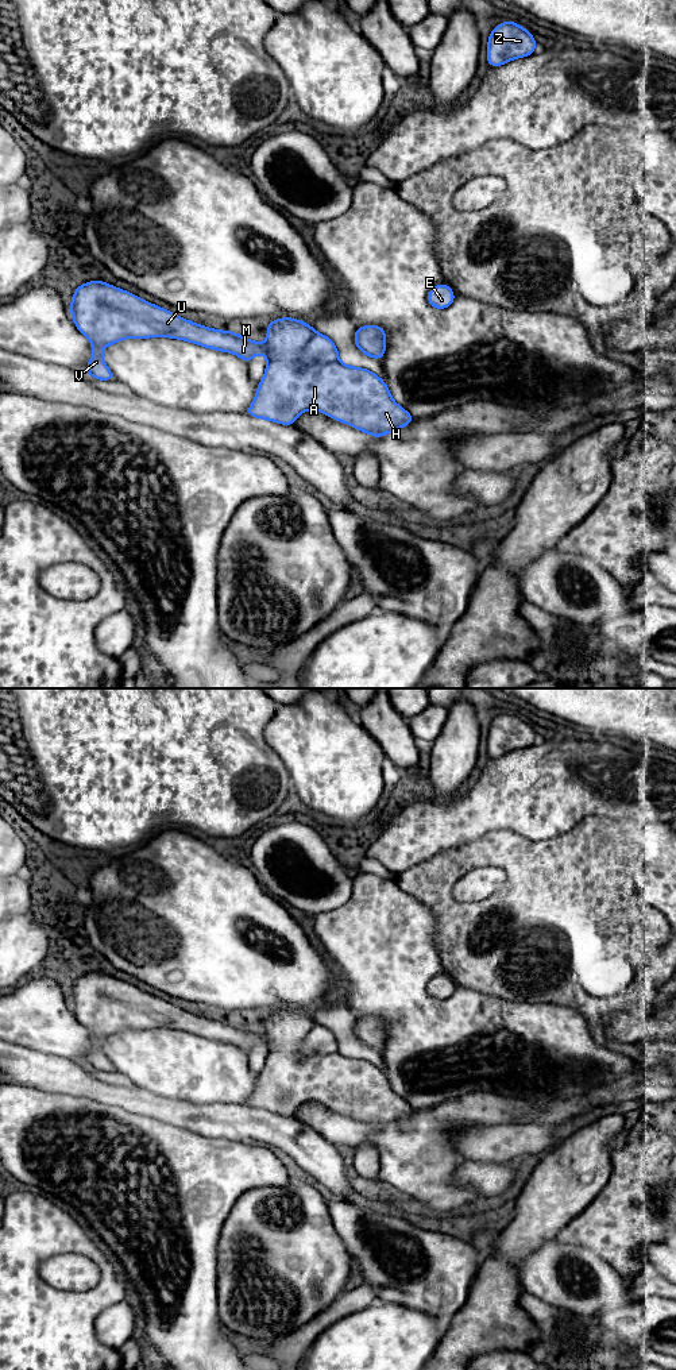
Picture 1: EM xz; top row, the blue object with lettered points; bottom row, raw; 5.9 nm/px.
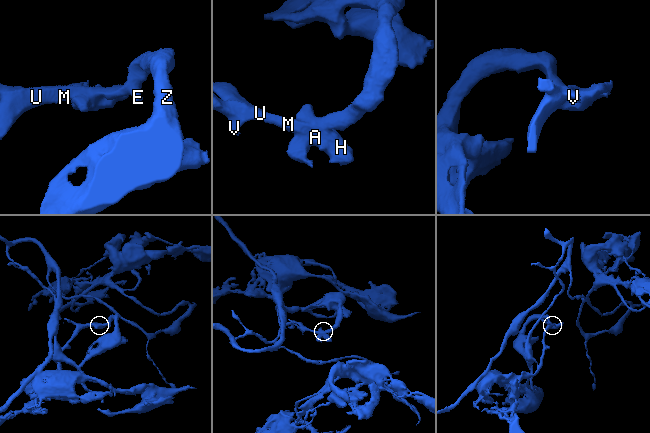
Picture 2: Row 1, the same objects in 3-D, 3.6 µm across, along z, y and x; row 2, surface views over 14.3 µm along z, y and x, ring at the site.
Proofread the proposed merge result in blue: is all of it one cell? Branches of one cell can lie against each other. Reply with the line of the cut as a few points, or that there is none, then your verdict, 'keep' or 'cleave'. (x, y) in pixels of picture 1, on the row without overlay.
cut xz (300, 1045), (300, 1049), (306, 1054), (338, 1052); cleave

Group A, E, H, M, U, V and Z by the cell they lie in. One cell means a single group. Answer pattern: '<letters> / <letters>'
A H / E M U V Z

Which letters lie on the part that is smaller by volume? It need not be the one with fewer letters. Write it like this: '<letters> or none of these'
A, H

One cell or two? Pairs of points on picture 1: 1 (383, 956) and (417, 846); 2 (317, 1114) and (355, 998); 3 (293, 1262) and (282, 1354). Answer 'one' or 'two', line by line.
1: two
2: two
3: two

